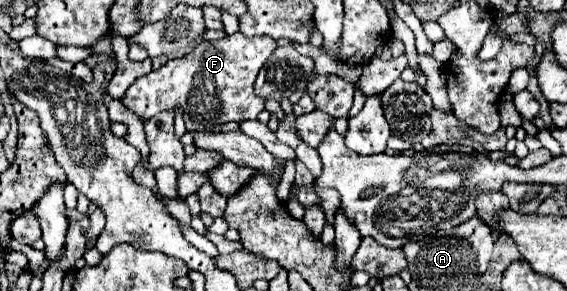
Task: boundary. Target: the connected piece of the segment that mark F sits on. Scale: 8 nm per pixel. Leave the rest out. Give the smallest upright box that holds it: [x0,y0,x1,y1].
[123,32,277,132]

